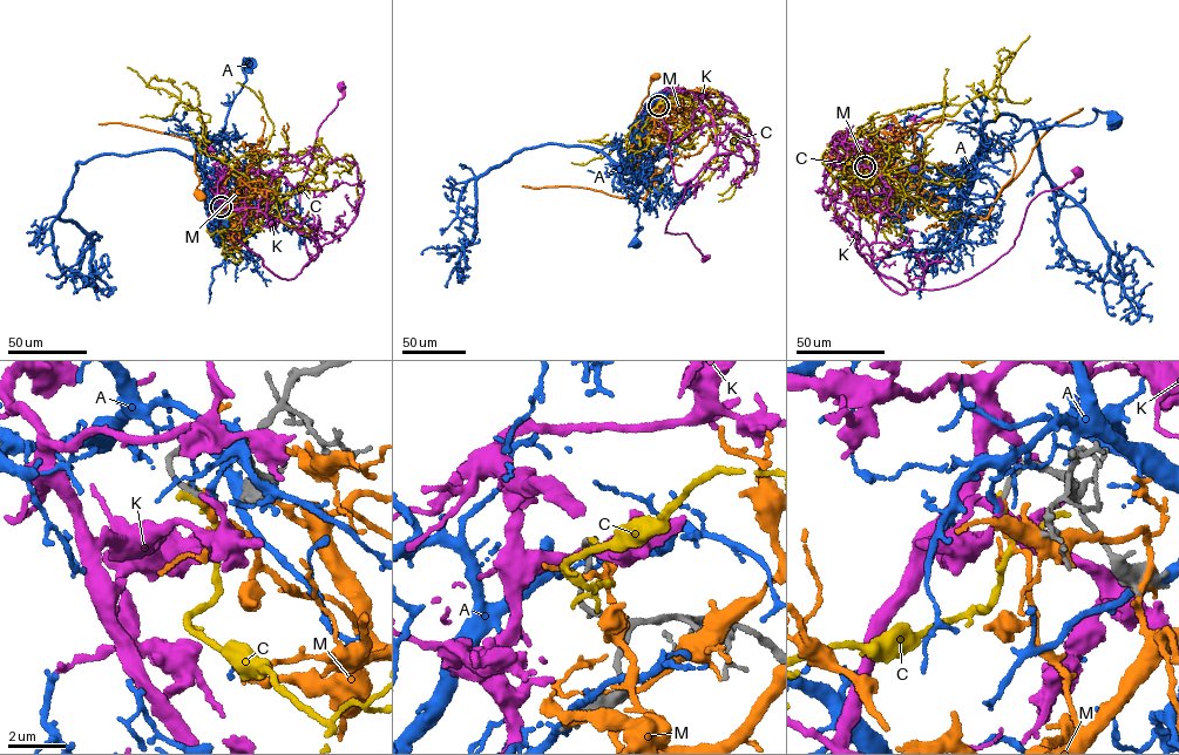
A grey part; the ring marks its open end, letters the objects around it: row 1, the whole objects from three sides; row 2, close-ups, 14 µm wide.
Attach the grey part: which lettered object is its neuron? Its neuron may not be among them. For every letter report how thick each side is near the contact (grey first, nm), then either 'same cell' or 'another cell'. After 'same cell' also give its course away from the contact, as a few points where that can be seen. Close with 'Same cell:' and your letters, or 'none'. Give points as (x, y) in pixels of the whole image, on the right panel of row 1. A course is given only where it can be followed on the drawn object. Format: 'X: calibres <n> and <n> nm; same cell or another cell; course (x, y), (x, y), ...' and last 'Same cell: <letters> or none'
A: calibres 200 and 200 nm; another cell
C: calibres 240 and 220 nm; another cell
K: calibres 190 and 240 nm; another cell
M: calibres 200 and 200 nm; another cell
Same cell: none

